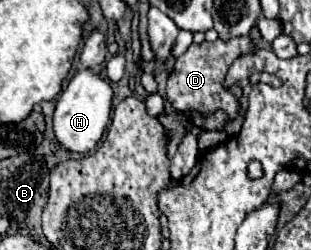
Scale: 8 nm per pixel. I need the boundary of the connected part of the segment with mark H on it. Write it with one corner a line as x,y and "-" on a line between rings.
80,70
66,90
60,94
54,110
54,134
56,140
60,142
62,148
74,152
74,154
84,154
92,152
96,144
100,142
104,128
110,120
110,108
112,108
112,88
110,84
96,76
92,70

